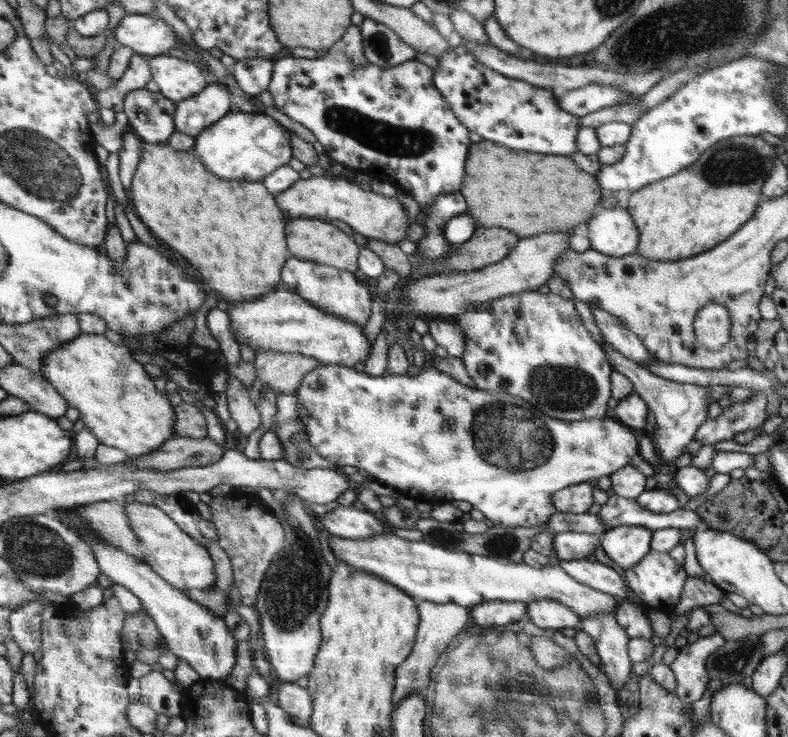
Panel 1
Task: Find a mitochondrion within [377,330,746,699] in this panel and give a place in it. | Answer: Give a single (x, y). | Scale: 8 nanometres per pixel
(508, 436)

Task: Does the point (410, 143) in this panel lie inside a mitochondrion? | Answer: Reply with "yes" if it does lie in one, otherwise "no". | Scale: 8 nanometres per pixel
yes

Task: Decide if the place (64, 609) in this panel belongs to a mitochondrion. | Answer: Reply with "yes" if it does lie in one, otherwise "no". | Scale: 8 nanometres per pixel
no

